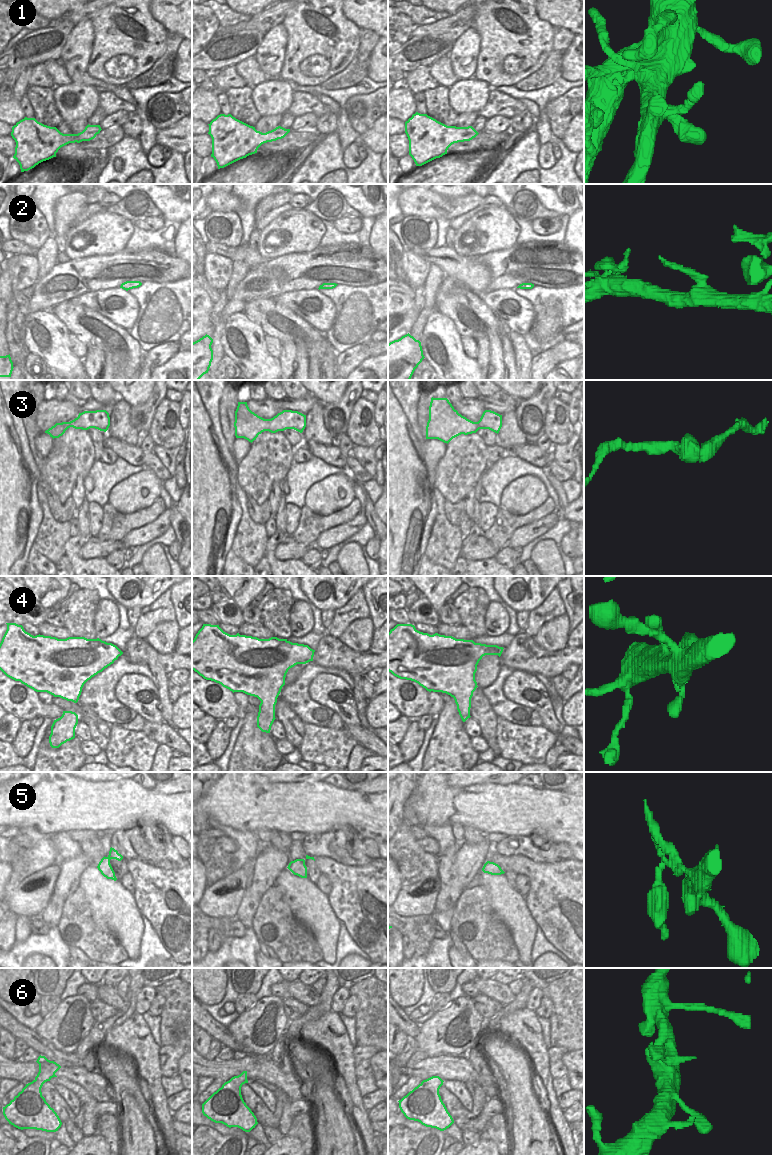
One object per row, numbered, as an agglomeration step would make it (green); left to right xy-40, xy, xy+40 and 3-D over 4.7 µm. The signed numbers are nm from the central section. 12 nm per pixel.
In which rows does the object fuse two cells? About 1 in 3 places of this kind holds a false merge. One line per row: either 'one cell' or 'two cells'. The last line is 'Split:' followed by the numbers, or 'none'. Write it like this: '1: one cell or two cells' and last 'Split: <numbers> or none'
1: one cell
2: one cell
3: one cell
4: one cell
5: one cell
6: one cell
Split: none

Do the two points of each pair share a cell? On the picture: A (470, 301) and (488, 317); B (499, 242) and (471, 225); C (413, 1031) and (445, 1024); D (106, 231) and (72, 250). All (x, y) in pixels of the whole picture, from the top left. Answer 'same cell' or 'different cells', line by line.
A: same cell
B: same cell
C: different cells
D: same cell

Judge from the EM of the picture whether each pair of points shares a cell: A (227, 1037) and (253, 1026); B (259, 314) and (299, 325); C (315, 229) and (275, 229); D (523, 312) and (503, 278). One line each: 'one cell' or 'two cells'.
A: two cells
B: one cell
C: one cell
D: two cells

